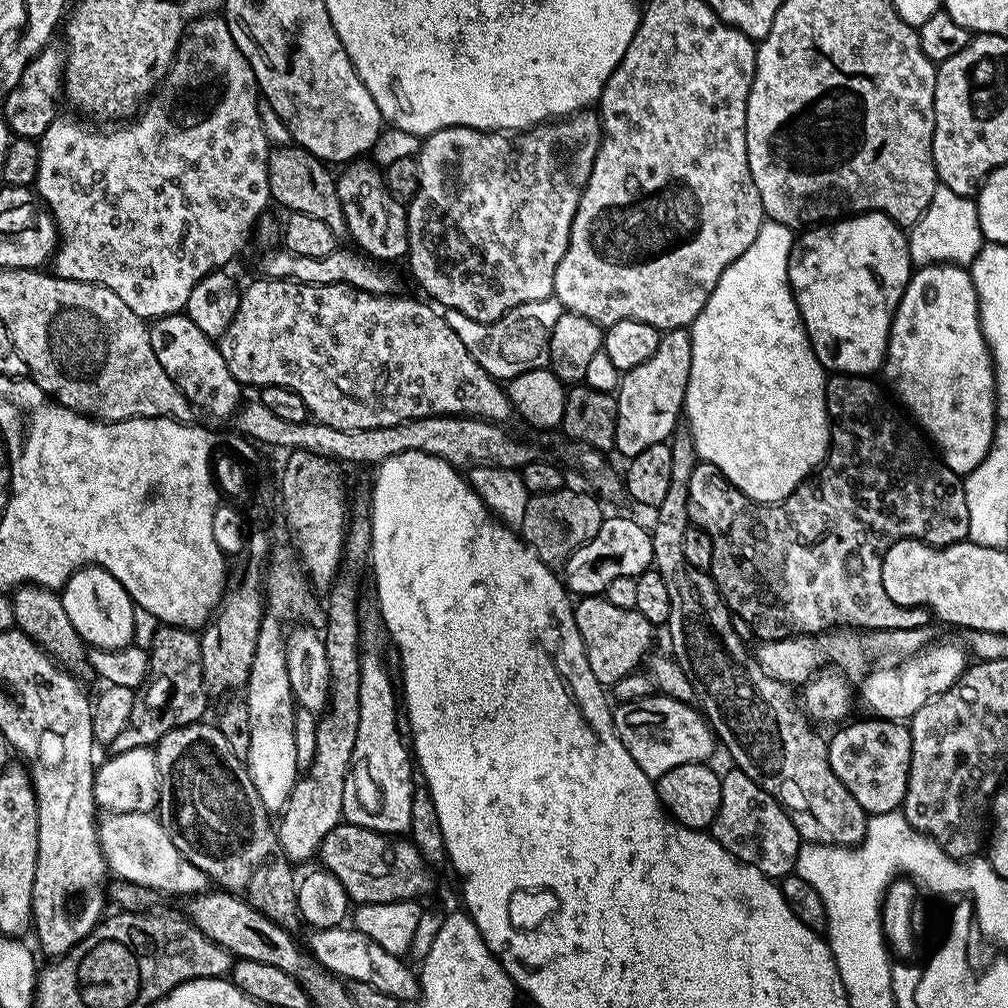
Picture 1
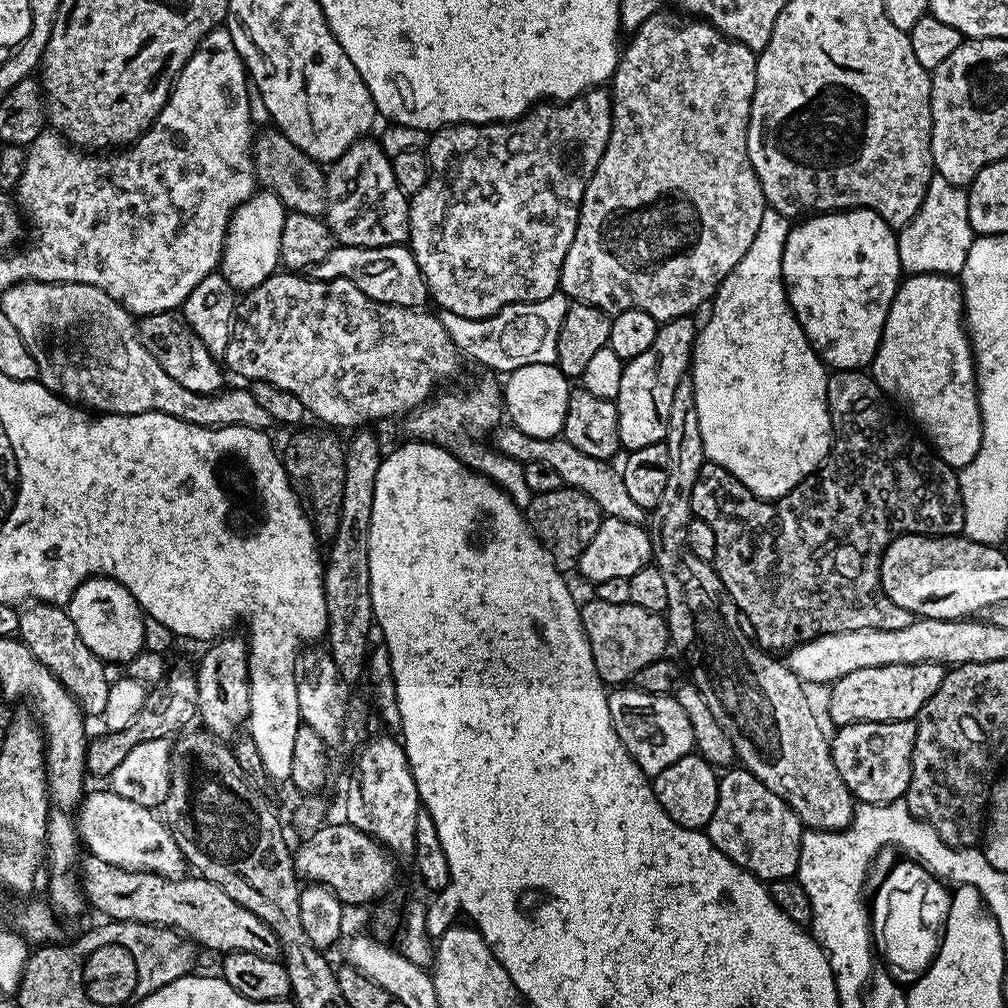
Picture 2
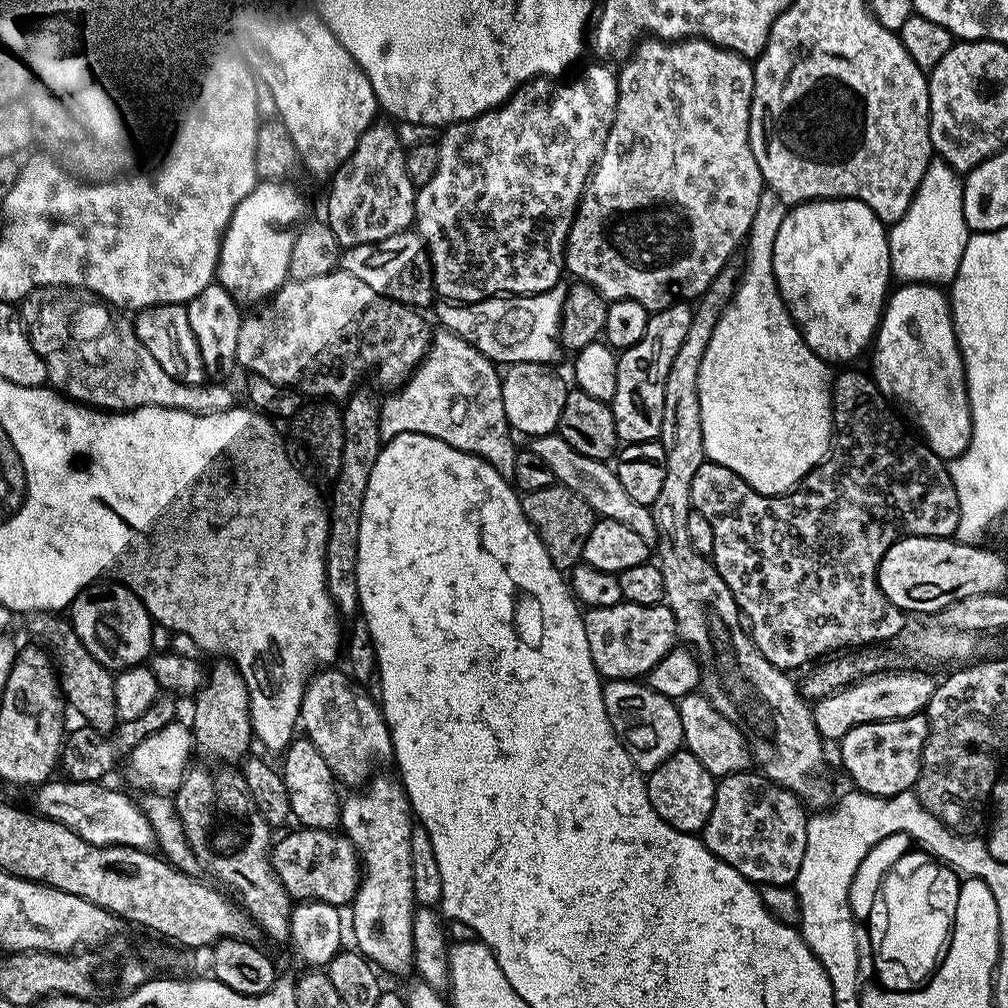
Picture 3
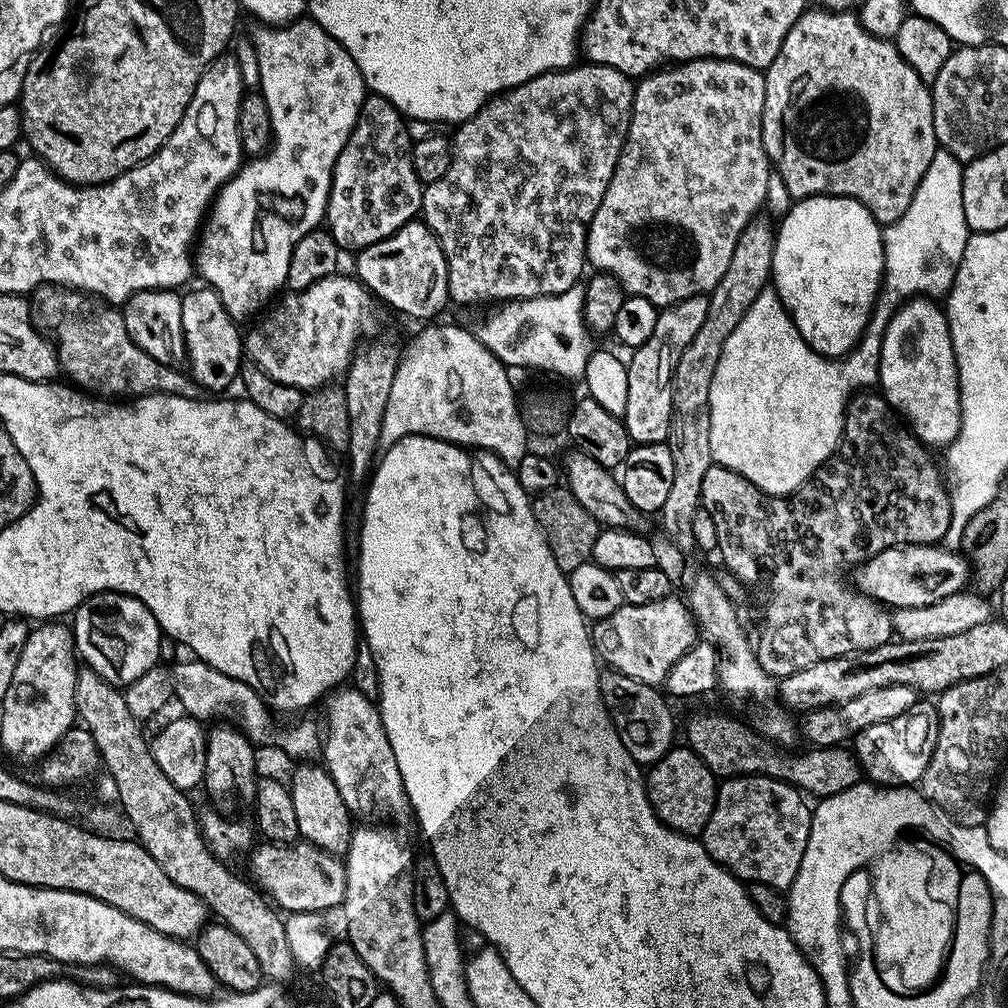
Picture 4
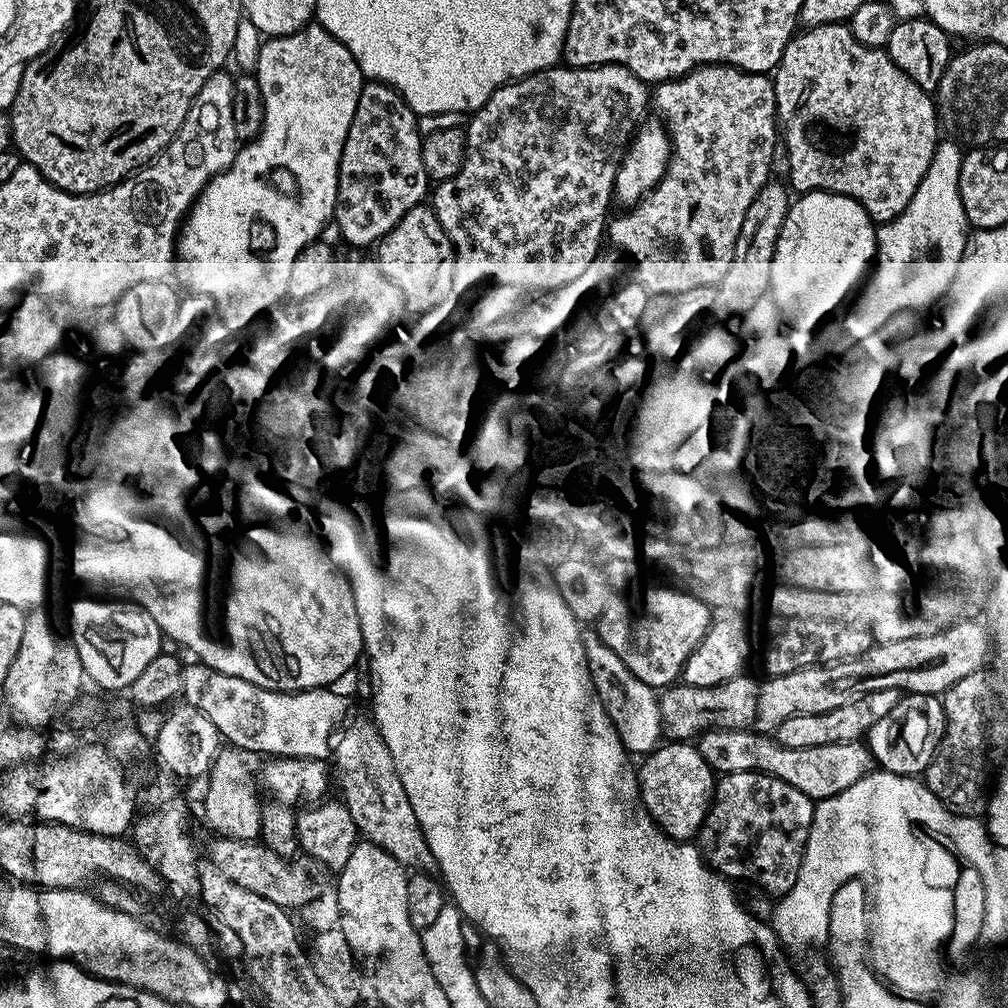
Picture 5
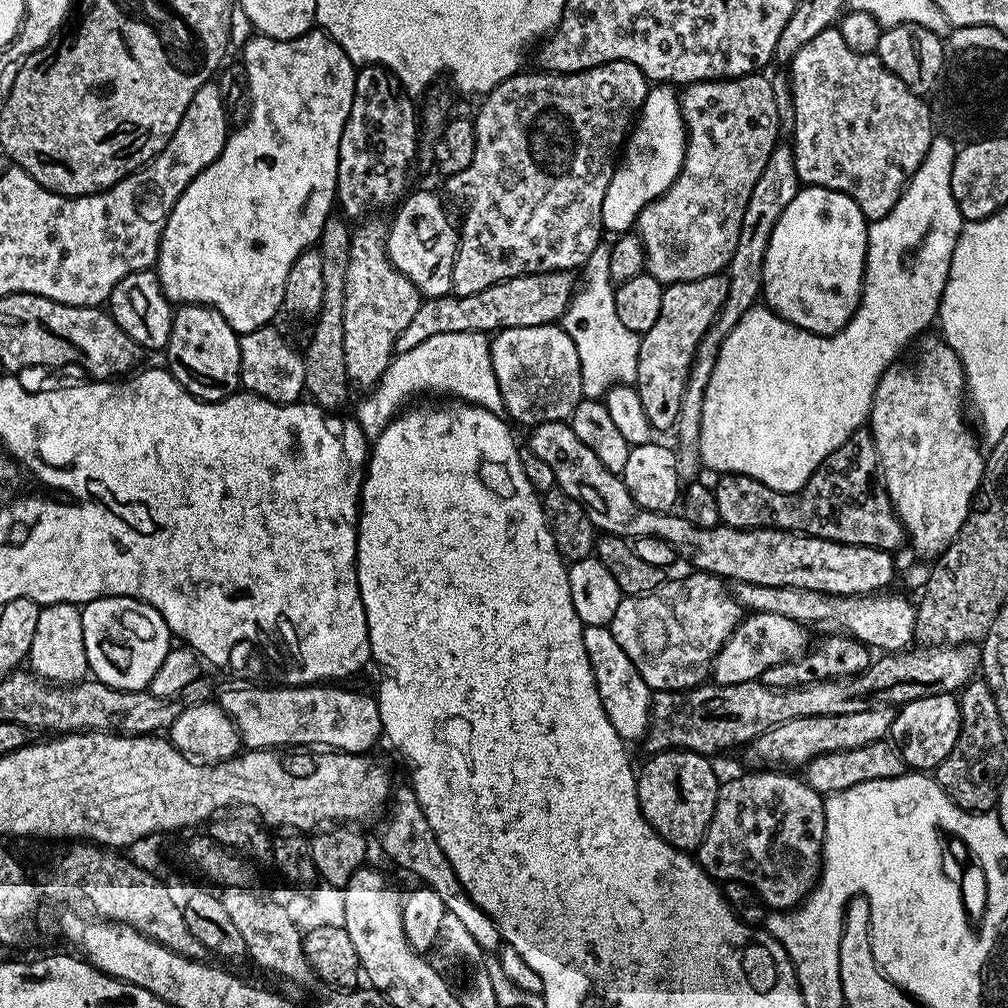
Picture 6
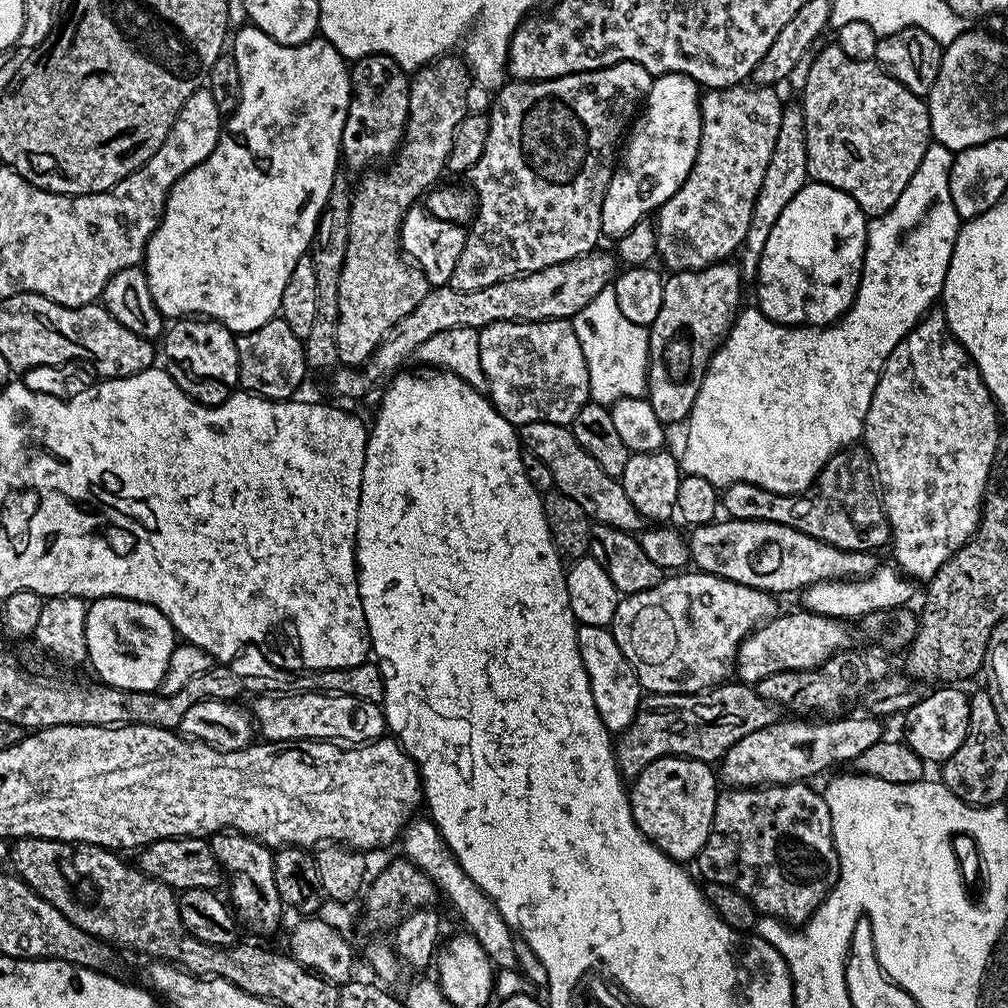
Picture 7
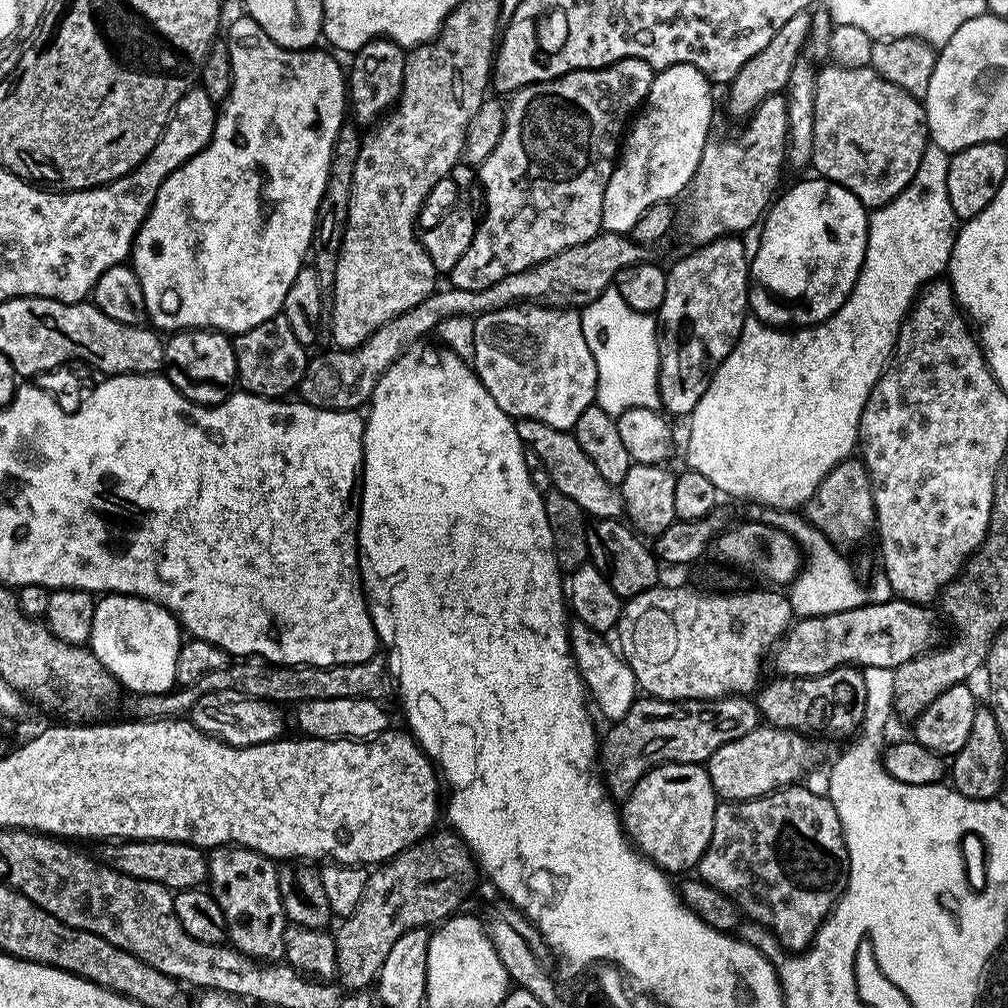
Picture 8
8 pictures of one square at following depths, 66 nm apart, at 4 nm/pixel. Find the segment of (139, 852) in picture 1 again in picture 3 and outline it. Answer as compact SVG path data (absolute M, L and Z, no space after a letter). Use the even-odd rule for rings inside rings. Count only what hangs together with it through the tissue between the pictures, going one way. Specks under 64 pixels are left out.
M64 778L47 780L35 789L35 811L47 820L65 824L86 842L103 848L151 849L156 844L156 836L141 805L136 802L132 804L131 798L124 792L111 792L100 787L104 786L99 783L78 784Z

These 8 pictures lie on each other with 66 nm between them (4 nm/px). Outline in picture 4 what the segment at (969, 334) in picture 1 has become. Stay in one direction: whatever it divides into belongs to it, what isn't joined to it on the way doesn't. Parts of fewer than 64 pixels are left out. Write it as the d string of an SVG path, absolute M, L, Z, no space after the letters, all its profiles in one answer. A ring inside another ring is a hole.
M913 298L904 301L892 315L880 347L878 388L892 411L907 421L921 443L933 449L944 450L955 442L956 435L960 432L960 379L948 329L948 318L945 309L936 304L939 303L932 298Z

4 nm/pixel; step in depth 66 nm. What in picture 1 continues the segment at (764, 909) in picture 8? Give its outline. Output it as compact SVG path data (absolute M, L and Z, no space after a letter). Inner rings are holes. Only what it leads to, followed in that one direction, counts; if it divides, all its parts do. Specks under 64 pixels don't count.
M739 770L724 772L720 777L722 802L710 825L710 834L734 858L754 866L762 874L783 878L796 867L798 850L802 843L787 810L758 782Z

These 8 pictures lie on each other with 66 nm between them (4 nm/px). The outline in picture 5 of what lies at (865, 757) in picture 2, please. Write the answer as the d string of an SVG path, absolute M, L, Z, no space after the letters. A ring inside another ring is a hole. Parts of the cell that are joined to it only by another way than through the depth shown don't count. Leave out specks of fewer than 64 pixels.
M921 696L912 703L916 704L910 705L908 709L905 707L891 719L877 722L866 734L866 743L875 763L883 771L899 776L919 777L927 773L928 767L940 751L944 735L948 731L948 718L944 713L944 702L940 696Z

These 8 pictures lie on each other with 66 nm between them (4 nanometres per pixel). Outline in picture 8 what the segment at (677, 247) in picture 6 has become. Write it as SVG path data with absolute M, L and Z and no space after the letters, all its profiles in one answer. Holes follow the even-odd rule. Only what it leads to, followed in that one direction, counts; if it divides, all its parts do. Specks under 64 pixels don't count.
M777 94L766 98L747 117L745 124L748 125L737 136L728 136L725 140L712 138L704 147L687 193L688 205L684 208L684 228L693 245L744 234L747 228L755 229L777 191L776 183L780 180L780 167L783 169L786 164L788 146L785 97Z

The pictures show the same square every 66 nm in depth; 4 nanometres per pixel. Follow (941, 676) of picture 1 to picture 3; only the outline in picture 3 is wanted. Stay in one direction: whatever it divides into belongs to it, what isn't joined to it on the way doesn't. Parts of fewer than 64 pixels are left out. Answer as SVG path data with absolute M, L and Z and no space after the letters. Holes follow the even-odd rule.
M889 670L879 676L865 676L855 684L824 696L811 705L814 726L828 742L839 742L854 726L862 726L879 720L897 720L924 712L934 694L937 681L920 672L896 672Z

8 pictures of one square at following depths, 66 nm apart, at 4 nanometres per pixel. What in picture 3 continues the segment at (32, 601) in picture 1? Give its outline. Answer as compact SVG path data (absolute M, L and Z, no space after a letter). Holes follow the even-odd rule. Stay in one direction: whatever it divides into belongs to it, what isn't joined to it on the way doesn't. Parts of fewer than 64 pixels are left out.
M44 614L33 617L30 630L47 651L51 652L53 663L57 669L61 693L67 705L81 716L83 723L104 735L111 735L118 726L117 702L114 697L116 685L113 673L104 668L82 645L72 629L71 623L56 614Z

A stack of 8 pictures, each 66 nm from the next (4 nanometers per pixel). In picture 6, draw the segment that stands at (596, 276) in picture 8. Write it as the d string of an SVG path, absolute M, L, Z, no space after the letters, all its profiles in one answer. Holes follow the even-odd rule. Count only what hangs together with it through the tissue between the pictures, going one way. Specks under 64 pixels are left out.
M539 272L529 276L515 276L498 282L481 292L469 296L433 296L418 306L418 314L410 318L410 326L396 340L396 352L414 348L434 334L450 331L480 331L495 334L501 328L521 328L522 326L542 326L555 324L567 313L574 293L578 288L572 272Z

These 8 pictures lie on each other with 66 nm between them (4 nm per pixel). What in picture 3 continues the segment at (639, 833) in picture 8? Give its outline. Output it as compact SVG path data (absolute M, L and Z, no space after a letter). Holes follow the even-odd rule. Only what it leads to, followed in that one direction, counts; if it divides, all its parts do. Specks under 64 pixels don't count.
M681 750L666 758L652 772L647 773L648 797L654 806L654 810L670 826L674 826L679 832L699 833L710 818L710 810L714 810L714 798L716 797L717 777L711 776L686 750Z

